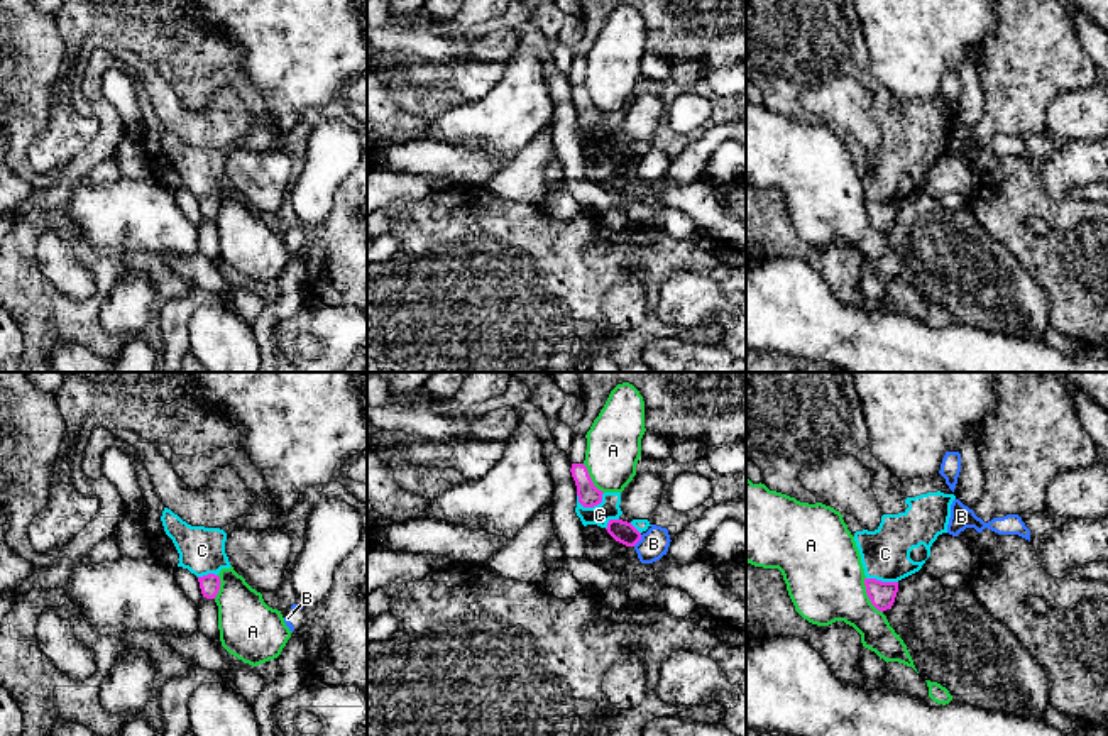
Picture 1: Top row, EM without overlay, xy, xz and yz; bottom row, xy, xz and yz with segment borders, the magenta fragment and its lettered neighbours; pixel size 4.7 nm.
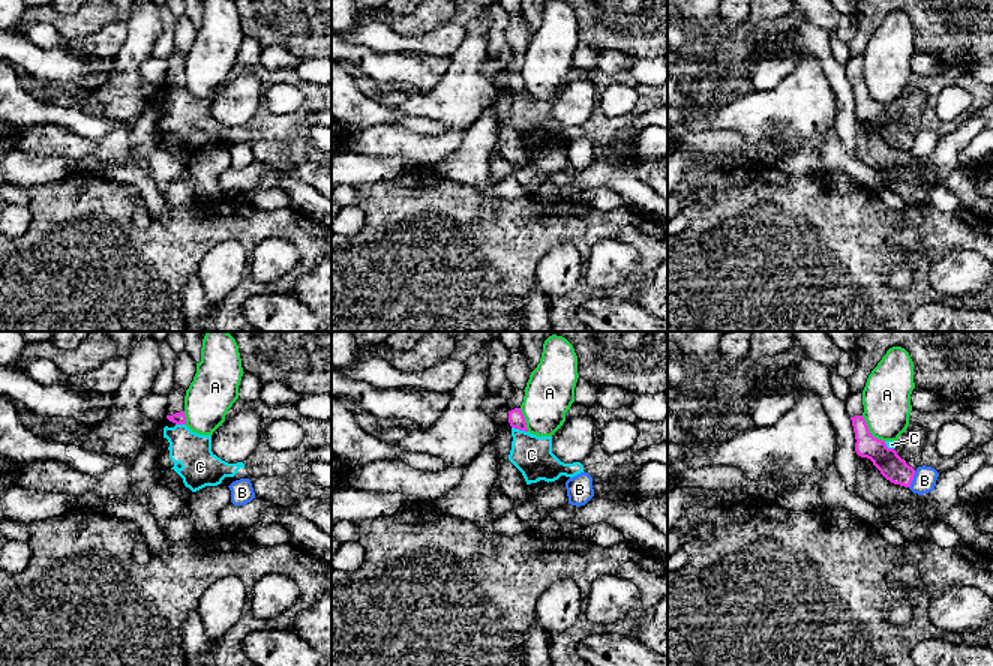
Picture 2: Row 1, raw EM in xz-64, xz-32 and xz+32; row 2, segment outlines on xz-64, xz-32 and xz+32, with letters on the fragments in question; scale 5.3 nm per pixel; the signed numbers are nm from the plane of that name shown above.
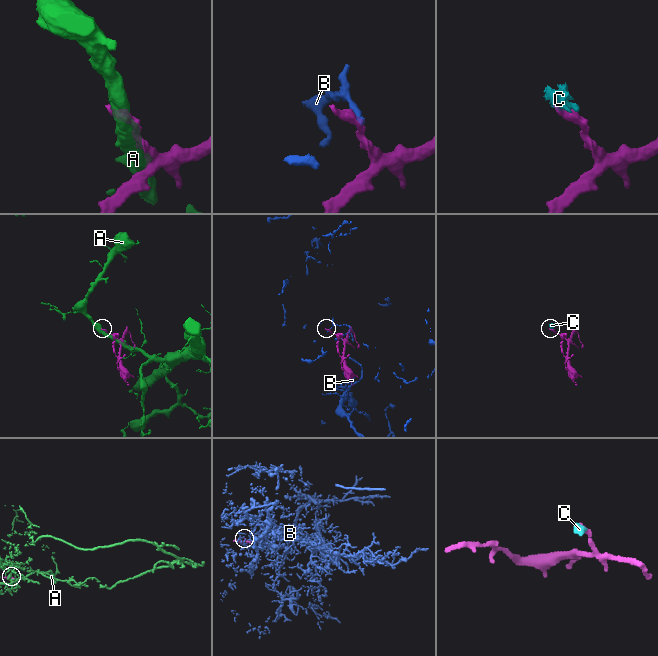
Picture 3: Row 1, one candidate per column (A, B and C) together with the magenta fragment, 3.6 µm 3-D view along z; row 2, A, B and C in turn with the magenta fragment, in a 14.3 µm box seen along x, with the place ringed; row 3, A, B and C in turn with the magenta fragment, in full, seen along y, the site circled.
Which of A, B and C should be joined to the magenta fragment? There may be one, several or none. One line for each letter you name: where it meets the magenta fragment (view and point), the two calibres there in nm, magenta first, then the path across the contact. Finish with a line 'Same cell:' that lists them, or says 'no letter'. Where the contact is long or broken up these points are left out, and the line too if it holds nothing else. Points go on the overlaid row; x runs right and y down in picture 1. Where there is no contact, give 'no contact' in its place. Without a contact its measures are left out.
Same cell: no letter

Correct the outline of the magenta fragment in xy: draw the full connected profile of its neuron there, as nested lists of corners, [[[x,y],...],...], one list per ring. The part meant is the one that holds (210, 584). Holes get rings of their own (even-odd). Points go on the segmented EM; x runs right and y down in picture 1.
[[[208,574],[208,575],[198,577],[198,582],[200,582],[203,597],[206,597],[206,599],[217,597],[218,590],[220,590],[220,584],[222,584],[218,575]]]

